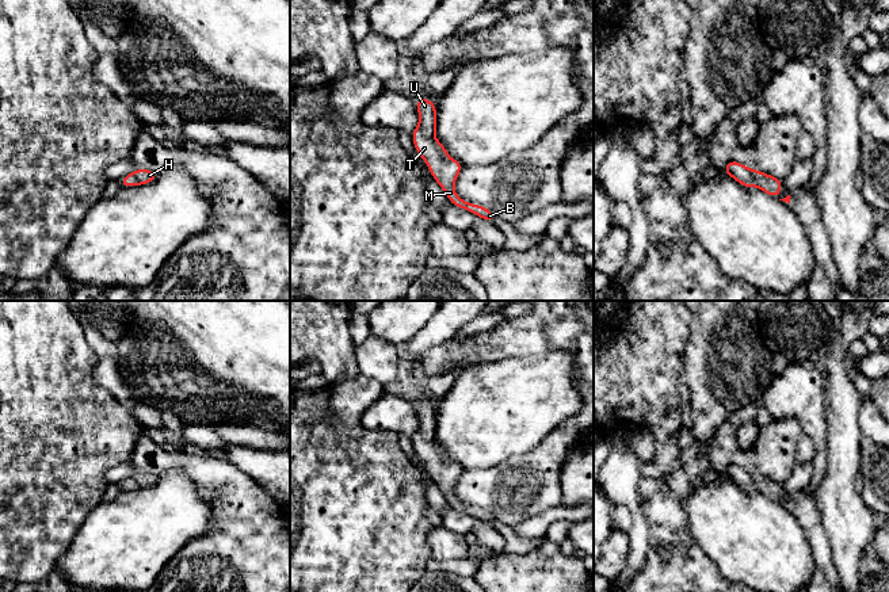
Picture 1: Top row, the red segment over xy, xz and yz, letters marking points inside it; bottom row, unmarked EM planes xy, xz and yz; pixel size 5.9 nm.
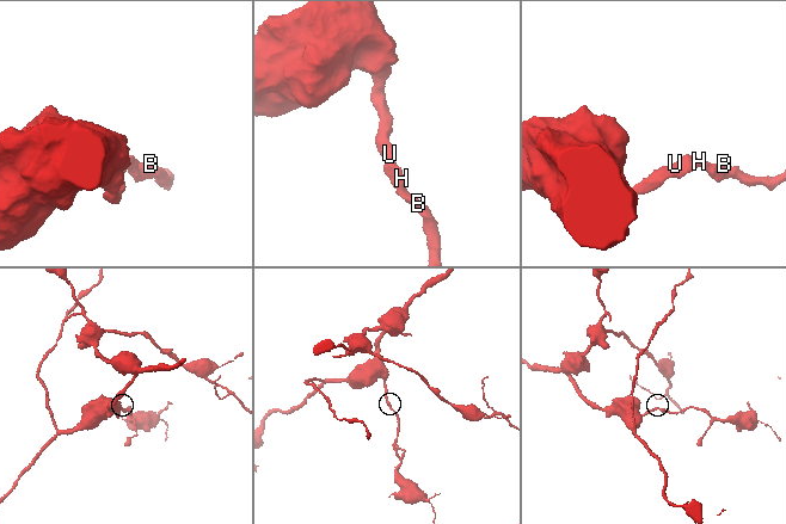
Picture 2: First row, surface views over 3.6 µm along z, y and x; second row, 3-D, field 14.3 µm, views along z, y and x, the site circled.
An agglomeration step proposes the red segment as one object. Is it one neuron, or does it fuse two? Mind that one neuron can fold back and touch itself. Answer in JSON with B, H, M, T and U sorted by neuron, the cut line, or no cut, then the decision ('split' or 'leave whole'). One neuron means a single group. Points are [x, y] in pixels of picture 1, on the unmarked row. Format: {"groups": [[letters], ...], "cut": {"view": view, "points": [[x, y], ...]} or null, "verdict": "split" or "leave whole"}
{"groups": [["B", "H", "M", "T", "U"]], "cut": null, "verdict": "leave whole"}

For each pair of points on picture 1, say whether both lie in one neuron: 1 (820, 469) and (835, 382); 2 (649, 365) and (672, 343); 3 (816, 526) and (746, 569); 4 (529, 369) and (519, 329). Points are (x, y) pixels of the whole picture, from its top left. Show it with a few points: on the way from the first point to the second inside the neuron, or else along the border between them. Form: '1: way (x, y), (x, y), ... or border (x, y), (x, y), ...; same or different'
1: border (824, 396), (827, 459); different
2: way (653, 359), (667, 346); same
3: border (789, 507), (804, 531), (816, 562); different
4: border (557, 350), (538, 354), (514, 354), (495, 362); different

